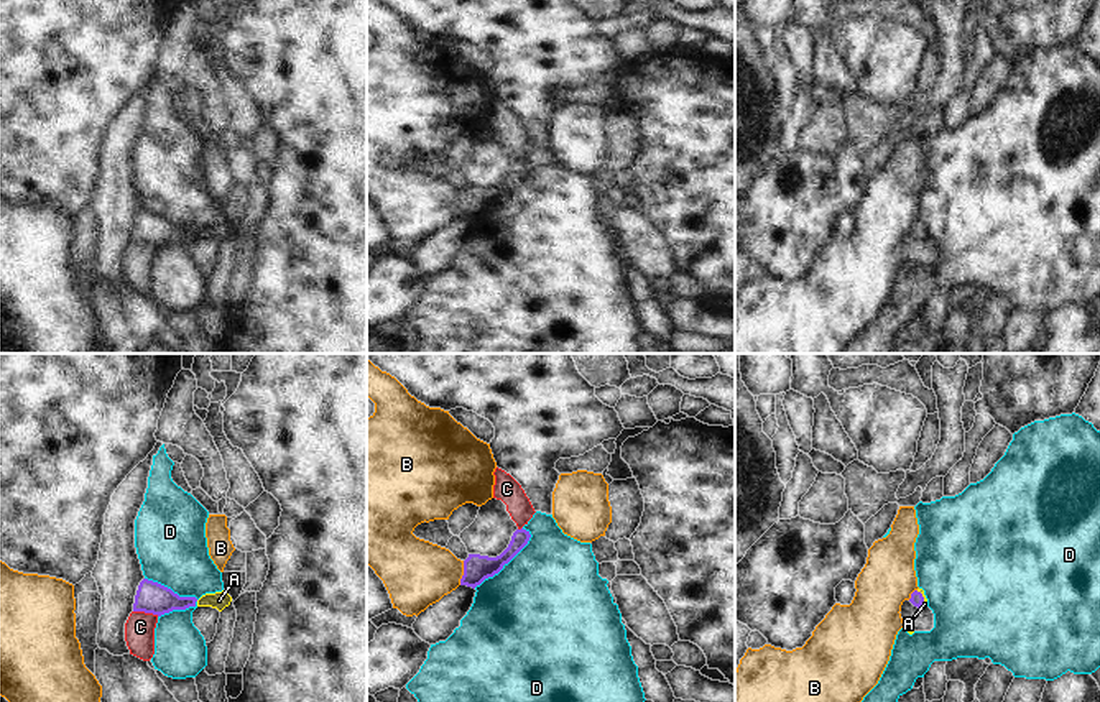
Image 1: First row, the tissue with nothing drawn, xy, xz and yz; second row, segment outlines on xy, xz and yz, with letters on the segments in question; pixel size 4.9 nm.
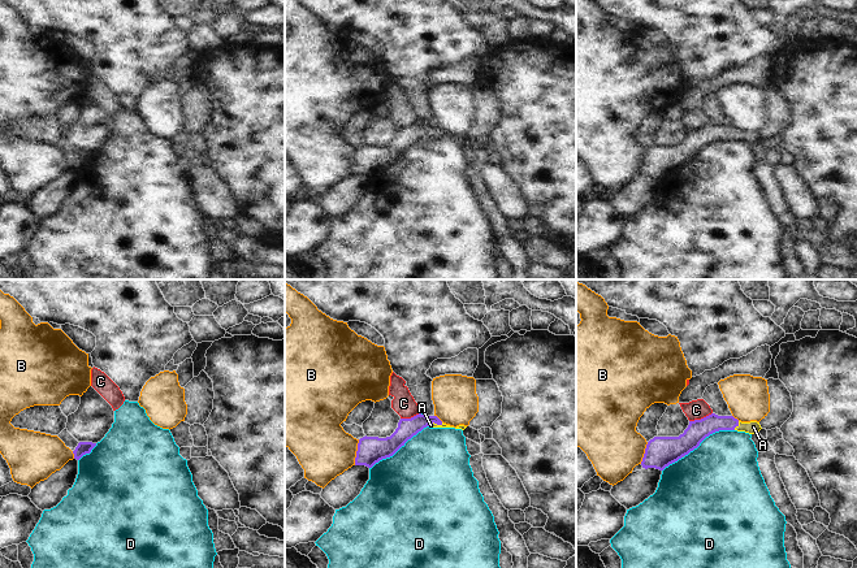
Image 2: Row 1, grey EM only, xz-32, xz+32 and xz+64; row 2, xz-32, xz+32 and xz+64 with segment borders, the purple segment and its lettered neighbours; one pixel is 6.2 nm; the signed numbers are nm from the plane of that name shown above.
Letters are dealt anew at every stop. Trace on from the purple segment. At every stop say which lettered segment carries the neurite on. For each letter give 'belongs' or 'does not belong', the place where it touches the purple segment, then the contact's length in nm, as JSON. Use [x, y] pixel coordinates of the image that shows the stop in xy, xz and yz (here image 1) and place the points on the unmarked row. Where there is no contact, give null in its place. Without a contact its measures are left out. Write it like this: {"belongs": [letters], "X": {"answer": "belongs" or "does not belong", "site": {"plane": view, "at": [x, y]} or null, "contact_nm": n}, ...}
{"belongs": ["A"], "A": {"answer": "belongs", "site": {"plane": "yz", "at": [923, 229]}, "contact_nm": 90}, "B": {"answer": "does not belong", "site": {"plane": "xz", "at": [464, 204]}, "contact_nm": 120}, "C": {"answer": "does not belong", "site": {"plane": "xy", "at": [147, 244]}, "contact_nm": 130}, "D": {"answer": "does not belong", "site": {"plane": "xy", "at": [173, 224]}, "contact_nm": 300}}

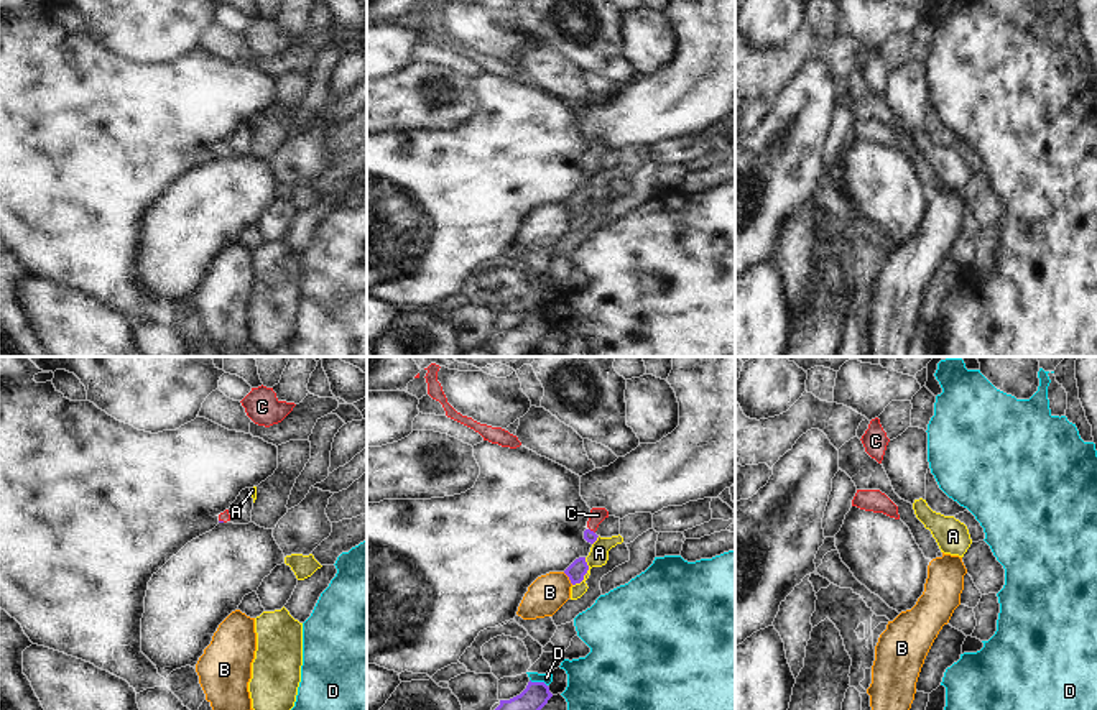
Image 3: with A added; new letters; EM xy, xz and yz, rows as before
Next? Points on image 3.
{"belongs": ["C"], "A": {"answer": "does not belong", "site": {"plane": "xz", "at": [586, 204]}, "contact_nm": 160}, "B": {"answer": "does not belong", "site": {"plane": "xz", "at": [569, 211]}, "contact_nm": 80}, "C": {"answer": "belongs", "site": {"plane": "xz", "at": [592, 163]}, "contact_nm": 40}, "D": {"answer": "does not belong", "site": {"plane": "xz", "at": [538, 314]}, "contact_nm": 90}}

